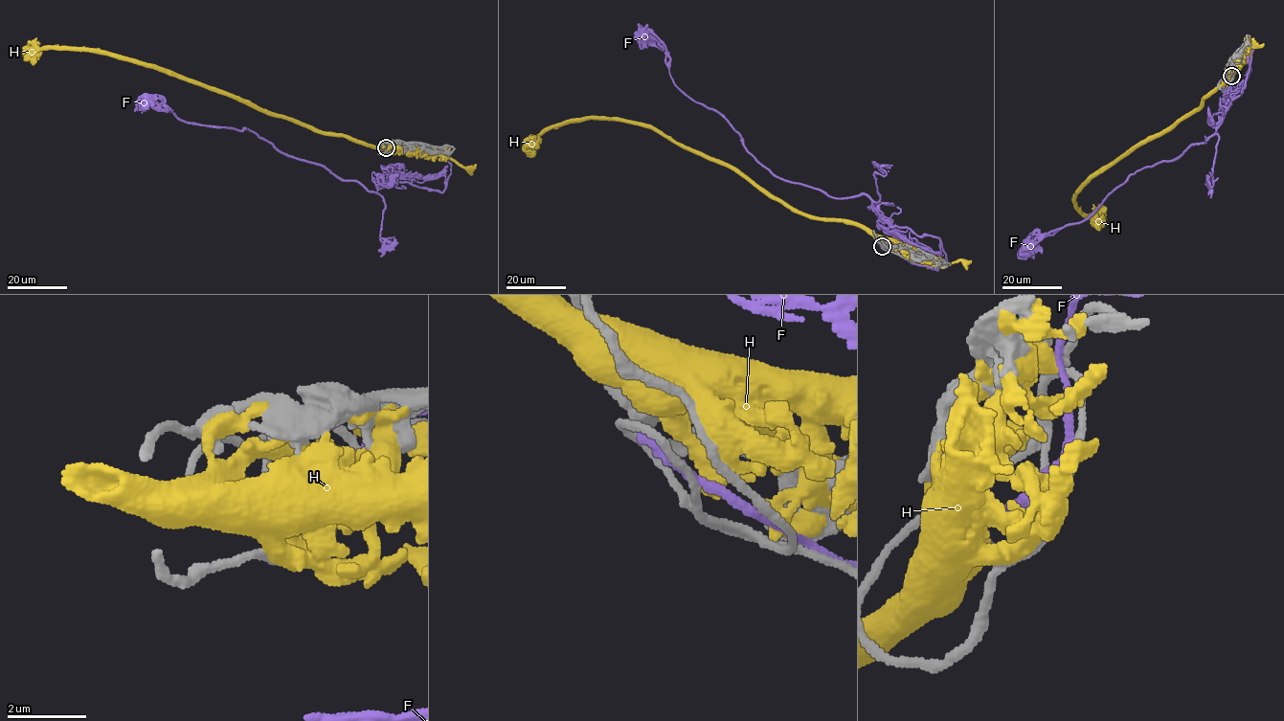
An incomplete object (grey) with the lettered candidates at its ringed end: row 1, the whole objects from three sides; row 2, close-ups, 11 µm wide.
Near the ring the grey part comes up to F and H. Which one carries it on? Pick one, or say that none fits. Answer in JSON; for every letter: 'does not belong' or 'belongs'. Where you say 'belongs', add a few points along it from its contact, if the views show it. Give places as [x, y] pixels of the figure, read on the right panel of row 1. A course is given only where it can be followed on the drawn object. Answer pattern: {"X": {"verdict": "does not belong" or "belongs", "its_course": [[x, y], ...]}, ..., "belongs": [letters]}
{"F": {"verdict": "belongs", "its_course": [[1231, 76], [1233, 62], [1254, 42], [1242, 93], [1205, 144], [1137, 170], [1093, 214], [1043, 236], [1025, 252]]}, "H": {"verdict": "does not belong"}, "belongs": ["F"]}

